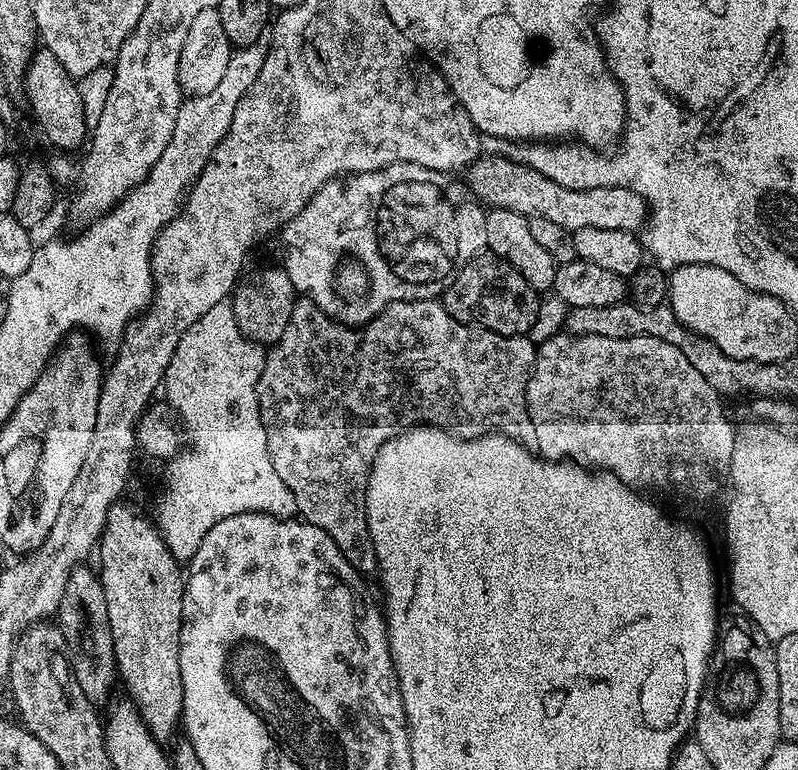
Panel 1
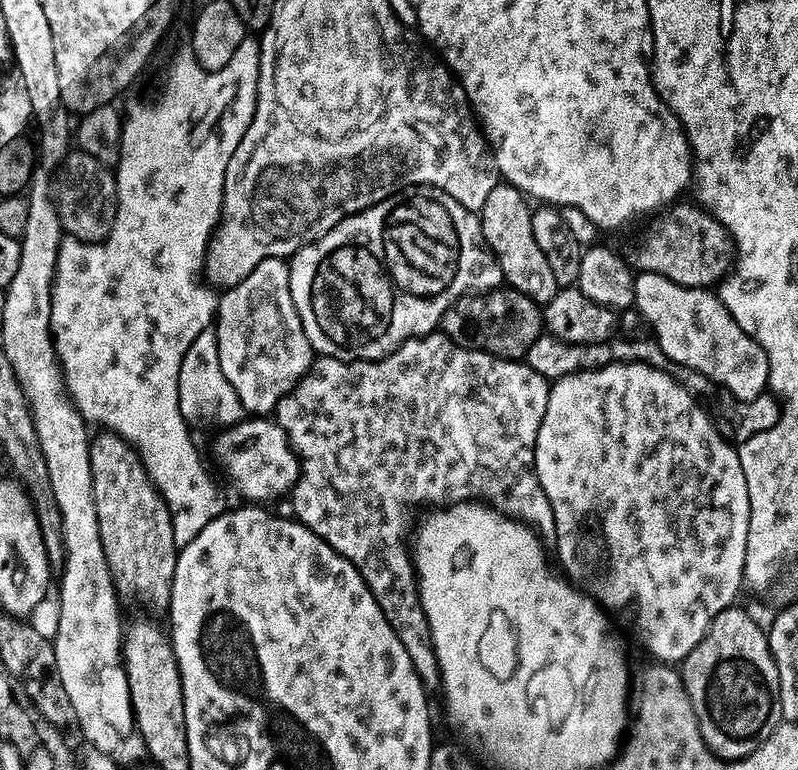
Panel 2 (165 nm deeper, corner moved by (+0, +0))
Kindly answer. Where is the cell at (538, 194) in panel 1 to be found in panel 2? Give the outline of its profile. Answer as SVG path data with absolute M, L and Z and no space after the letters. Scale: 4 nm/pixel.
M677 202L663 209L651 221L653 224L630 255L630 263L633 269L662 274L687 288L711 289L733 271L734 241L709 212L695 203L684 203Z

